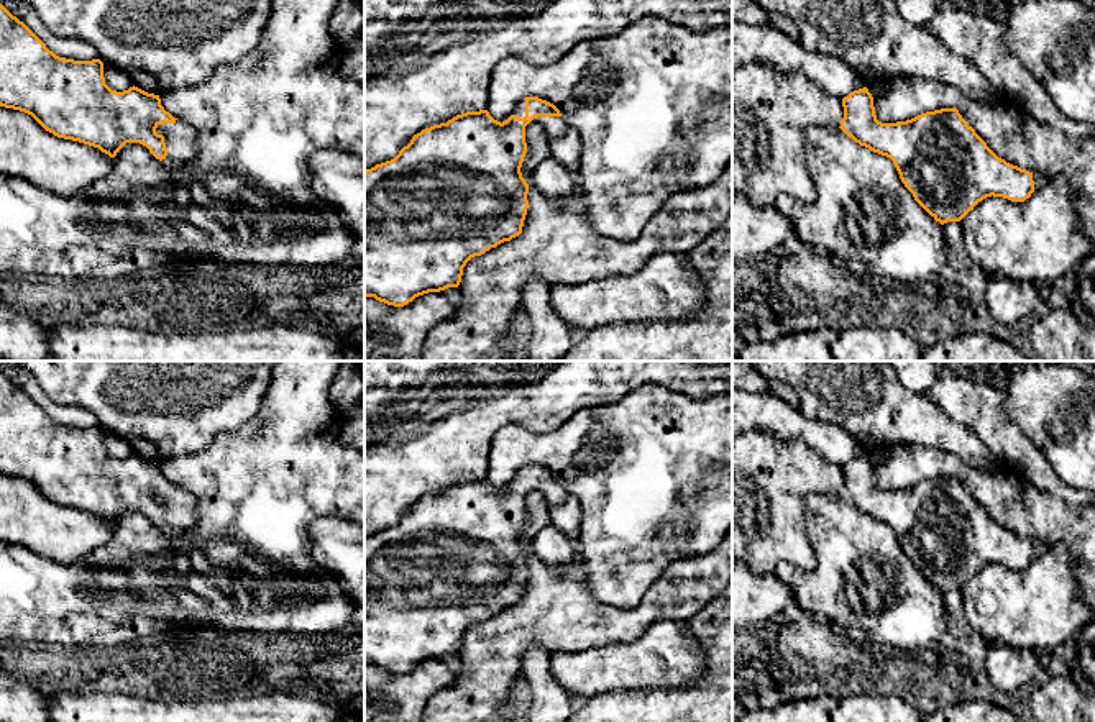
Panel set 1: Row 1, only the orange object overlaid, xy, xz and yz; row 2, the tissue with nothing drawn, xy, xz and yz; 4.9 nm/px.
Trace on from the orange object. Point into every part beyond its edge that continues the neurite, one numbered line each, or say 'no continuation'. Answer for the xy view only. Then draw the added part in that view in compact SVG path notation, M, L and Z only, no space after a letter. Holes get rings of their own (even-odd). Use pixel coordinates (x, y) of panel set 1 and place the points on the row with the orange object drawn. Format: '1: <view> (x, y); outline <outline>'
1: xy (181, 140); outline M182 120L158 125L156 133L164 133L167 156L161 161L171 172L179 174L189 171L199 154L197 131Z

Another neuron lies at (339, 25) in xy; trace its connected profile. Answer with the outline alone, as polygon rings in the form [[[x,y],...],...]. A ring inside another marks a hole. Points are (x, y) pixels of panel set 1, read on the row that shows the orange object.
[[[340,0],[330,20],[330,33],[343,44],[364,30],[364,8],[360,0]]]

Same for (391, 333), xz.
[[[440,292],[404,307],[364,297],[364,361],[422,361],[427,335],[453,313],[455,305]]]

